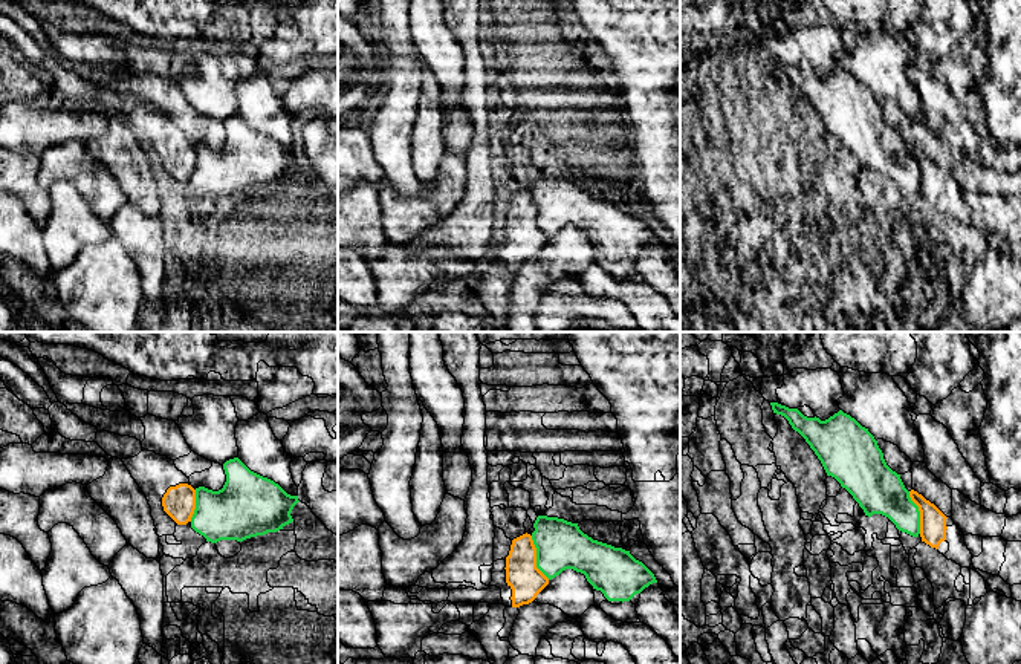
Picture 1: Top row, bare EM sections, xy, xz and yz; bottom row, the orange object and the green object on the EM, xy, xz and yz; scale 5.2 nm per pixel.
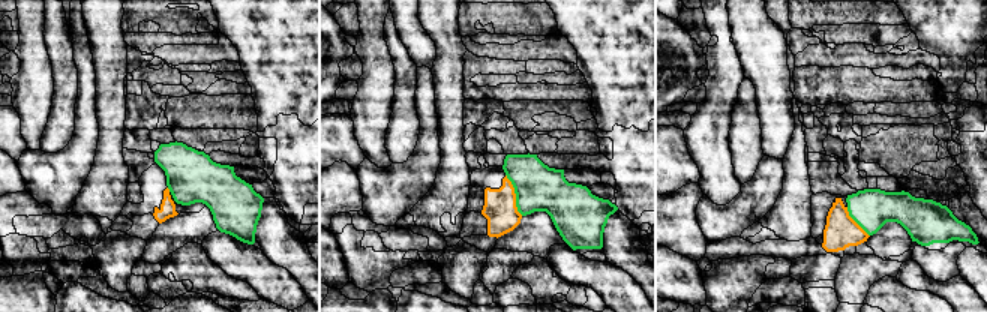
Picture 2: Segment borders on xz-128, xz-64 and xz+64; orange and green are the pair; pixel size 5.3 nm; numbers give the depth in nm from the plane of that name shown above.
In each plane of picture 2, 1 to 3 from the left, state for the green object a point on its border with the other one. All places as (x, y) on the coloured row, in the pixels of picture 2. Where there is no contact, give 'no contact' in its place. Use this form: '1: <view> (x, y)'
1: xz-128 (168, 189)
2: xz-64 (515, 195)
3: xz+64 (855, 222)

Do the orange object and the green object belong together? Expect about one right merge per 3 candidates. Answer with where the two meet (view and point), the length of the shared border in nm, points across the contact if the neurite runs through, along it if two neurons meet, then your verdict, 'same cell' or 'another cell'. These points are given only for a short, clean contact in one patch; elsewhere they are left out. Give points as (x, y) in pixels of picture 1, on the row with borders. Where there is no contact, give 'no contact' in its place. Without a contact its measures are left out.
meets orange in xz at (535, 557); contact 260 nm long; border along xz (531, 536), (535, 545), (535, 565), (549, 579); another cell

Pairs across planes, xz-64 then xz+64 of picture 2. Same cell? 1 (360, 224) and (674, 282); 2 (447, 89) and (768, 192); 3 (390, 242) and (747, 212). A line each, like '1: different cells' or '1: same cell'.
1: different cells
2: different cells
3: different cells

